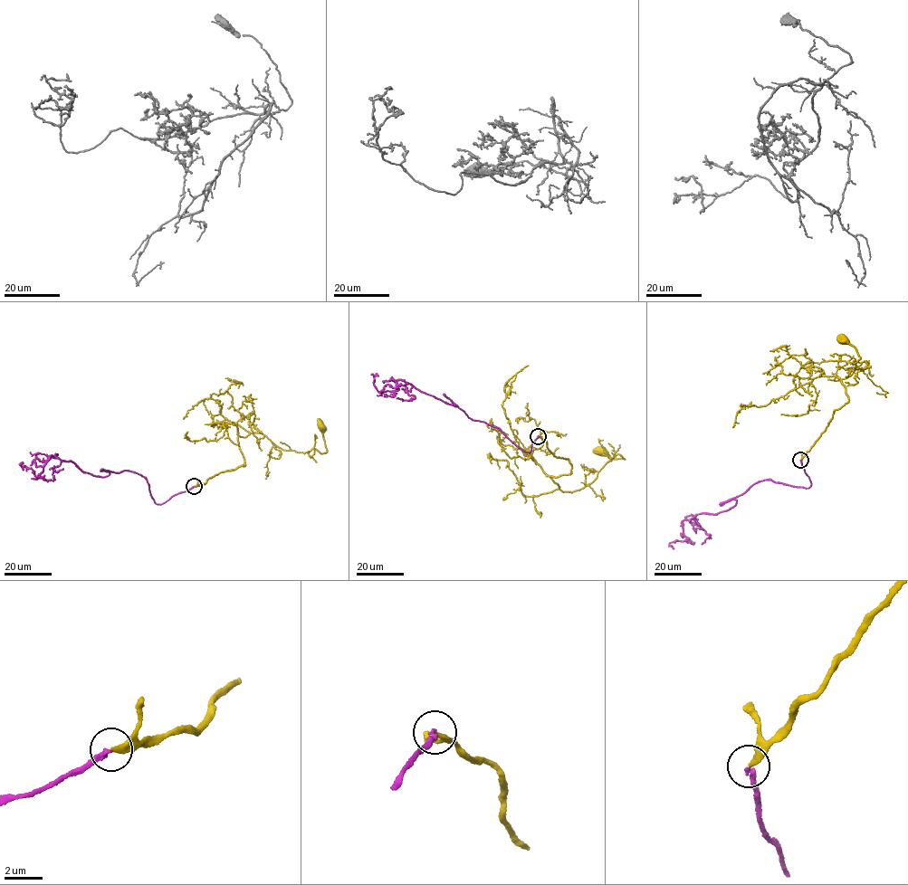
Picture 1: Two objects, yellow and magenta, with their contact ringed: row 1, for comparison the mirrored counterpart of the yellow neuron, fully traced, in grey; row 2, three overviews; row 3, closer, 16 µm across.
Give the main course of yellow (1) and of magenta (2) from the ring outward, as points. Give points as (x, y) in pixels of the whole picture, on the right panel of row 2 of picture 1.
1: (800, 460), (848, 401), (841, 380), (866, 365), (855, 368), (860, 356), (842, 339)
2: (800, 460), (807, 488), (761, 480), (726, 510), (683, 520), (683, 533), (692, 543), (674, 540), (674, 548)

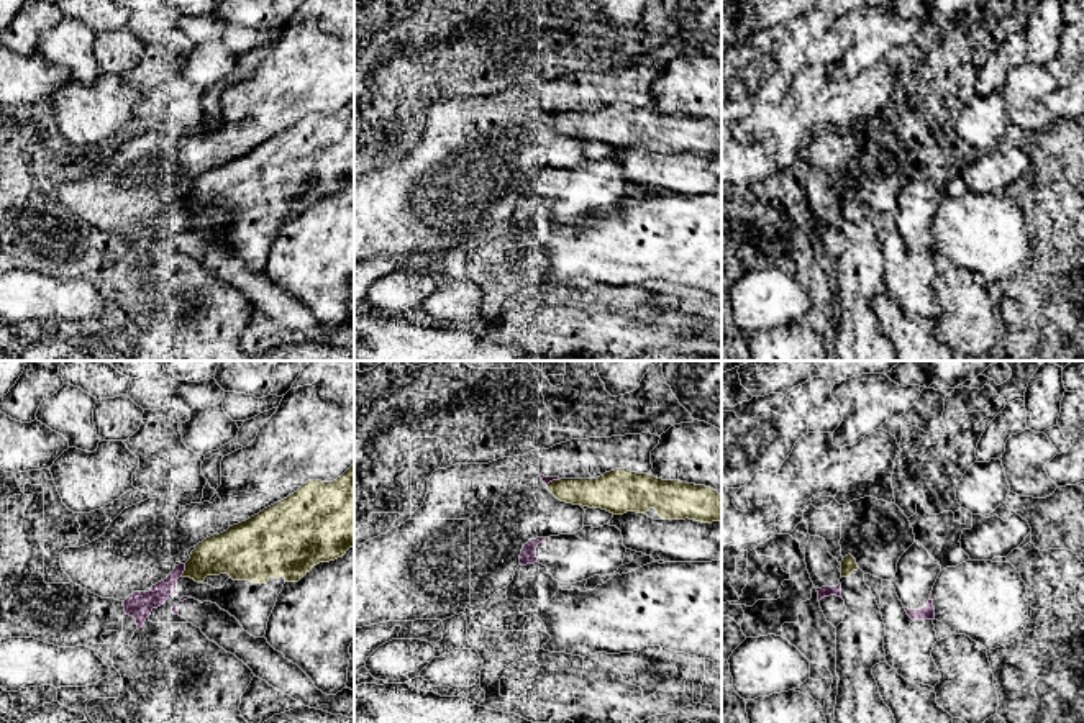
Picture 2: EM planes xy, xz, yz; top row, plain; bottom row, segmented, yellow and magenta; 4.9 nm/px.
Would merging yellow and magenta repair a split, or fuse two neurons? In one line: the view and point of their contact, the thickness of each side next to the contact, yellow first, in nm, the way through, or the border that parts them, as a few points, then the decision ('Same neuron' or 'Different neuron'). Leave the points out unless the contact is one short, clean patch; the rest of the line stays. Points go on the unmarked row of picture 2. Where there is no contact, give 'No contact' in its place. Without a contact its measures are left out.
Touches yellow at xy (184, 204). Thickness 220 nm (yellow) against 100 nm. Different neuron

